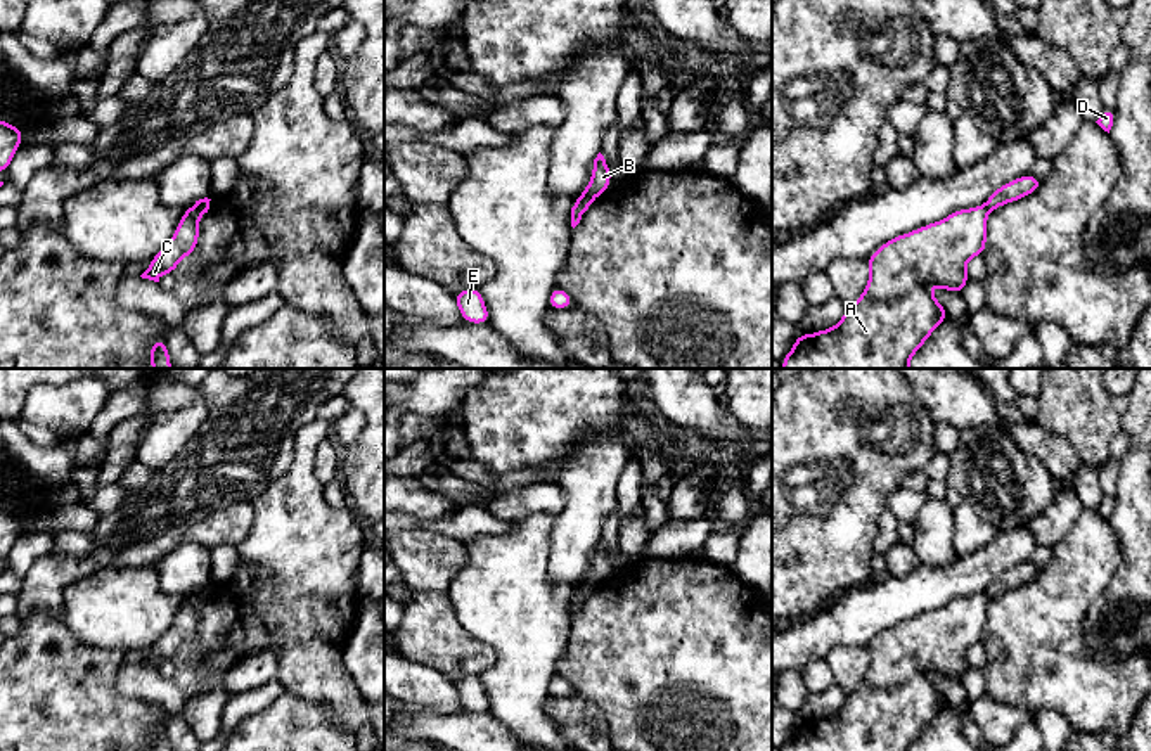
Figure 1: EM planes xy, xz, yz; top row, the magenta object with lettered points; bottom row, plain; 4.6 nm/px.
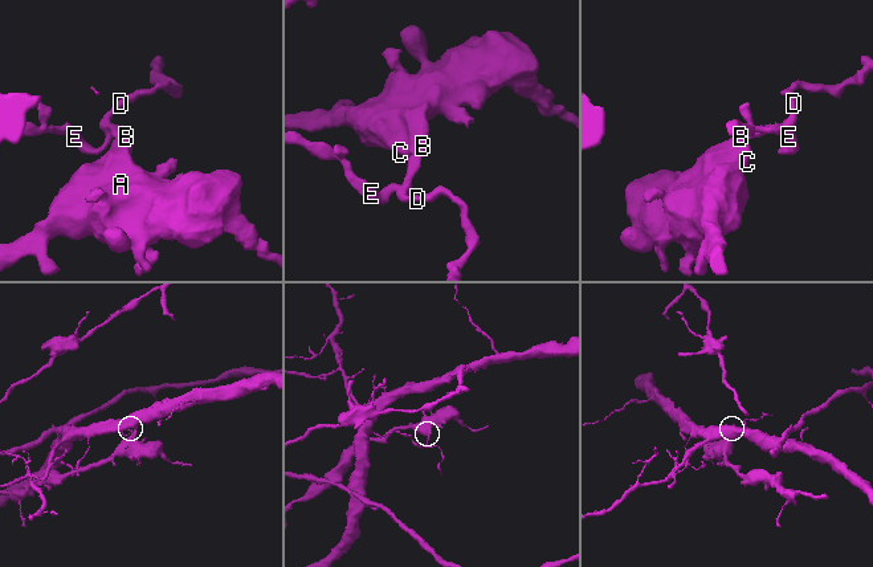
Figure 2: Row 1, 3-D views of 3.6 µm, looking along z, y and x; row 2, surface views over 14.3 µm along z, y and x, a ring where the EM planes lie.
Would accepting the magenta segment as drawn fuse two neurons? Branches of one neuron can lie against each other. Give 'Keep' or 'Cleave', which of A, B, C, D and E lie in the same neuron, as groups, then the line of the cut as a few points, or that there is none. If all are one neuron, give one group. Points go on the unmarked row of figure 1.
Cleave. Groups: A B C / D E. Split along xz (582, 582), (592, 585)

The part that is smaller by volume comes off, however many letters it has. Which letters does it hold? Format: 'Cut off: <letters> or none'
Cut off: A, B, C

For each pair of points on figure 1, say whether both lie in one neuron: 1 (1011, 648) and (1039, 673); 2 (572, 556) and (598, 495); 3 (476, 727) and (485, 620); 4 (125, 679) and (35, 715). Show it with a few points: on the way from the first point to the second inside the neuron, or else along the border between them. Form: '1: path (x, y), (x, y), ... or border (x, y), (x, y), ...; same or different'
1: path (1018, 653), (1032, 667); same
2: path (572, 540), (585, 511); same
3: border (488, 712), (513, 732); different
4: border (123, 665), (115, 689), (153, 701); different

